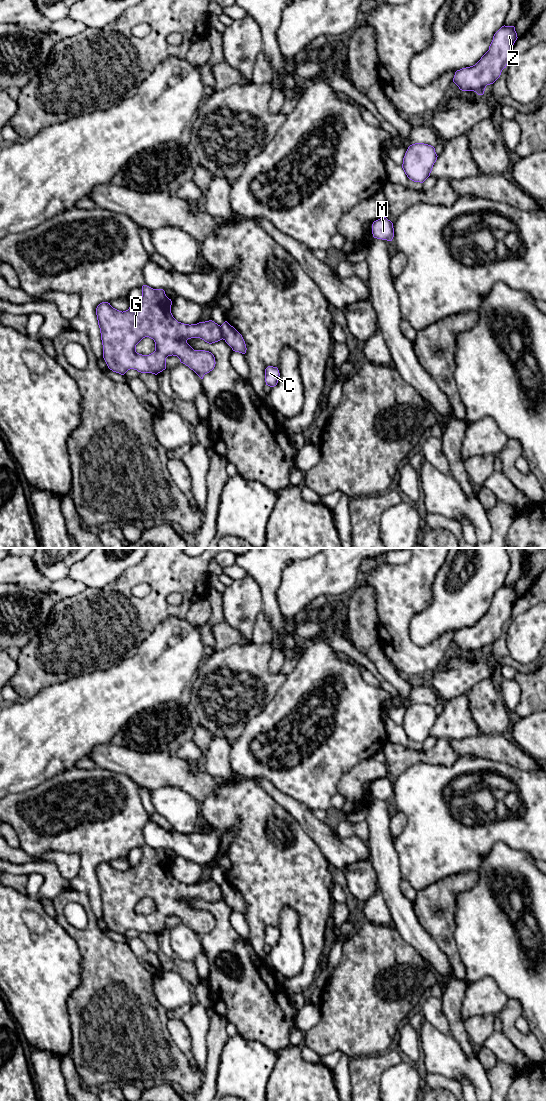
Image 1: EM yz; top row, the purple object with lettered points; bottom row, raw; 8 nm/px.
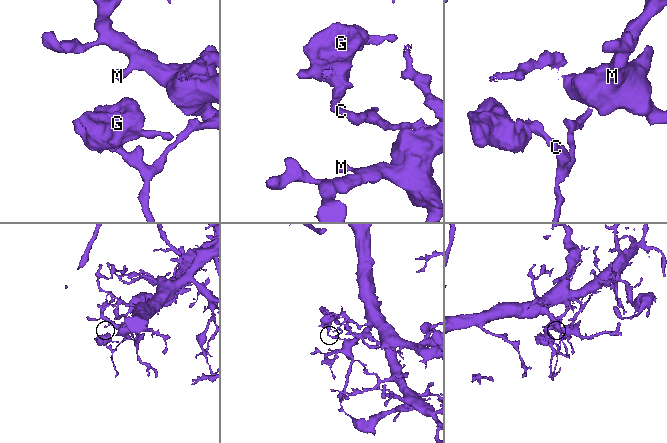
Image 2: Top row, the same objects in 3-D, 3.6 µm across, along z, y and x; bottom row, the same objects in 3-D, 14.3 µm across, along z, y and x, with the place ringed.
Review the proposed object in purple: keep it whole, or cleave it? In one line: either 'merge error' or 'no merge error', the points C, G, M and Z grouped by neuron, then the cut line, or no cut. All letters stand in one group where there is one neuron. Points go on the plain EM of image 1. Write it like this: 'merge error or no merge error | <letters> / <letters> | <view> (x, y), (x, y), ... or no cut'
merge error | C M Z / G | yz (219, 886), (223, 898)

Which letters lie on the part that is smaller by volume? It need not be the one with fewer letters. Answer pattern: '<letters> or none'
G

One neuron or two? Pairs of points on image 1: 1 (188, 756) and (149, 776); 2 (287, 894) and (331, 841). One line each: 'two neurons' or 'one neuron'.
1: two neurons
2: two neurons

